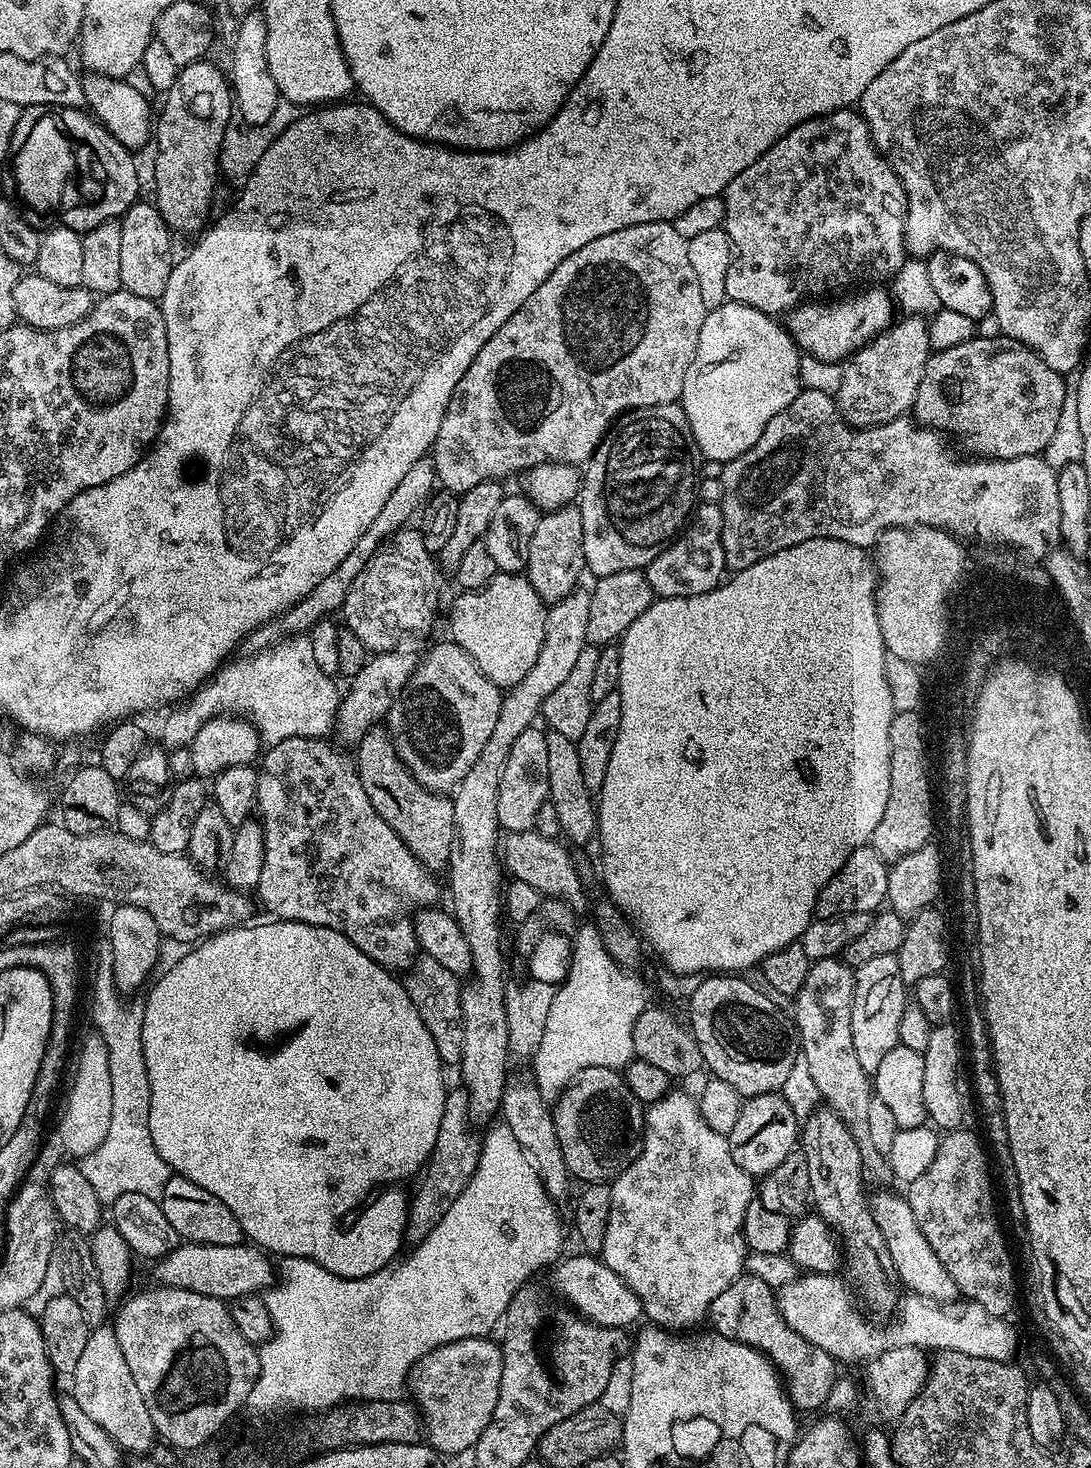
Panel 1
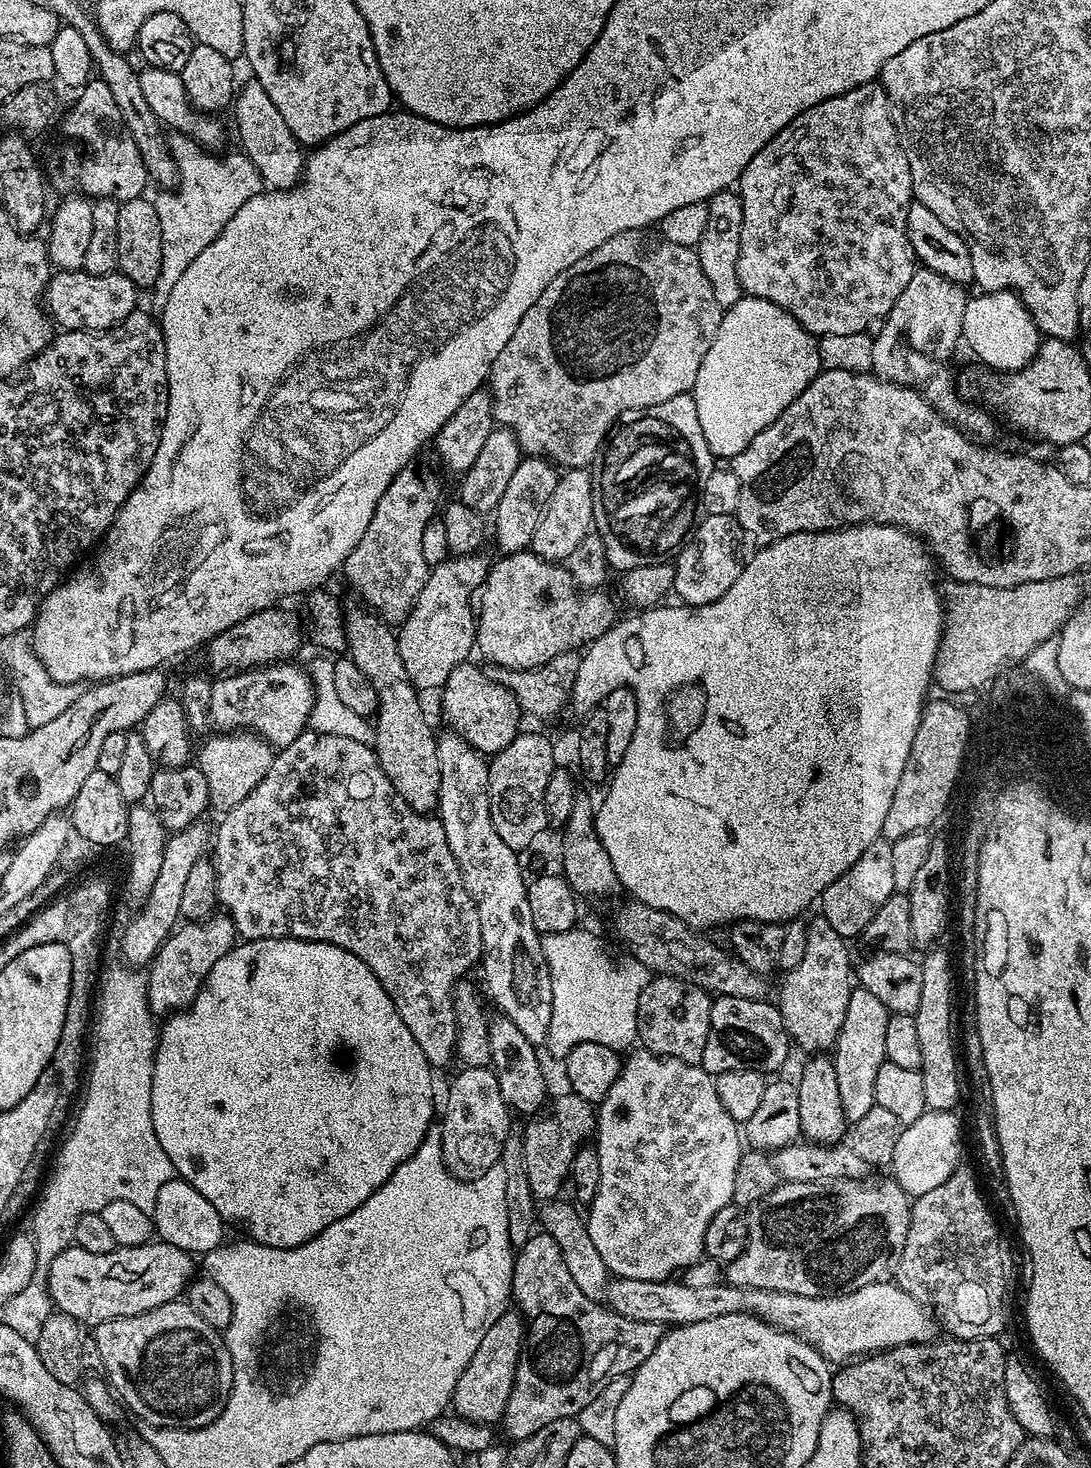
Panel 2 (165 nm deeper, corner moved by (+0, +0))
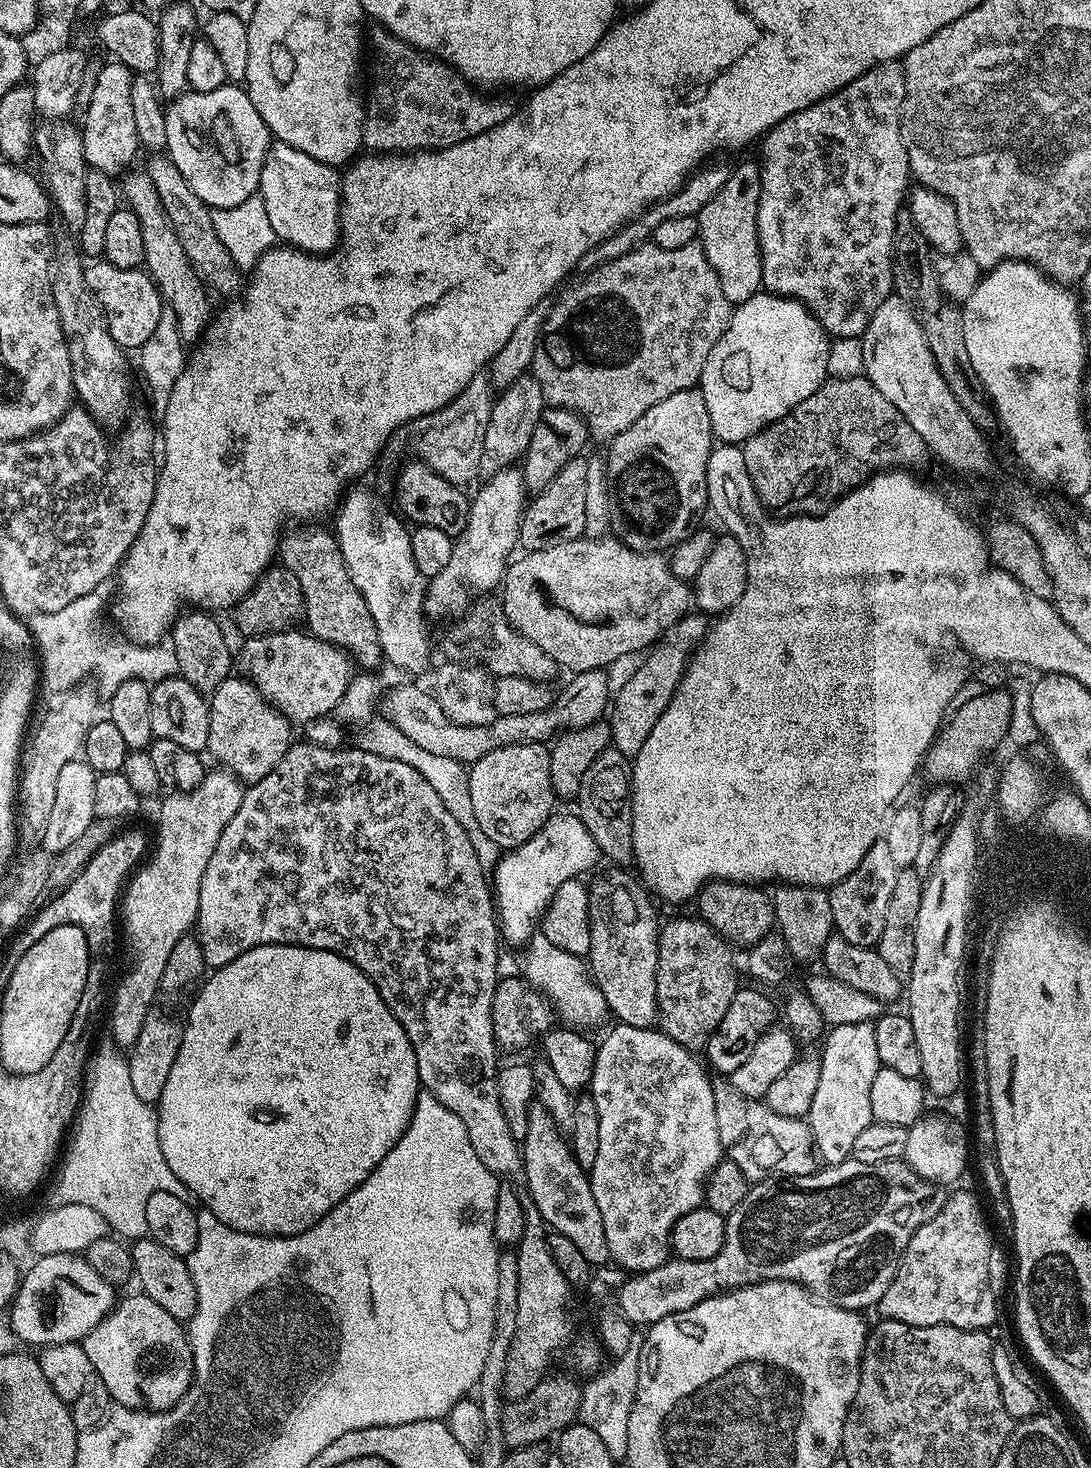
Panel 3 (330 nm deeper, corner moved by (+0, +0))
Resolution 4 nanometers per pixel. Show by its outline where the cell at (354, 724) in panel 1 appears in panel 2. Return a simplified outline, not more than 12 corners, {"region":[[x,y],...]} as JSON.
{"region":[[489,557],[429,571],[399,625],[416,689],[443,689],[476,648]]}

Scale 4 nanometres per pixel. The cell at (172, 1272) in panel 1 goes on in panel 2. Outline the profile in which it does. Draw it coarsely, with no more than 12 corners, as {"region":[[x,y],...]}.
{"region":[[163,1242],[73,1246],[48,1267],[82,1326],[185,1295],[193,1253]]}

